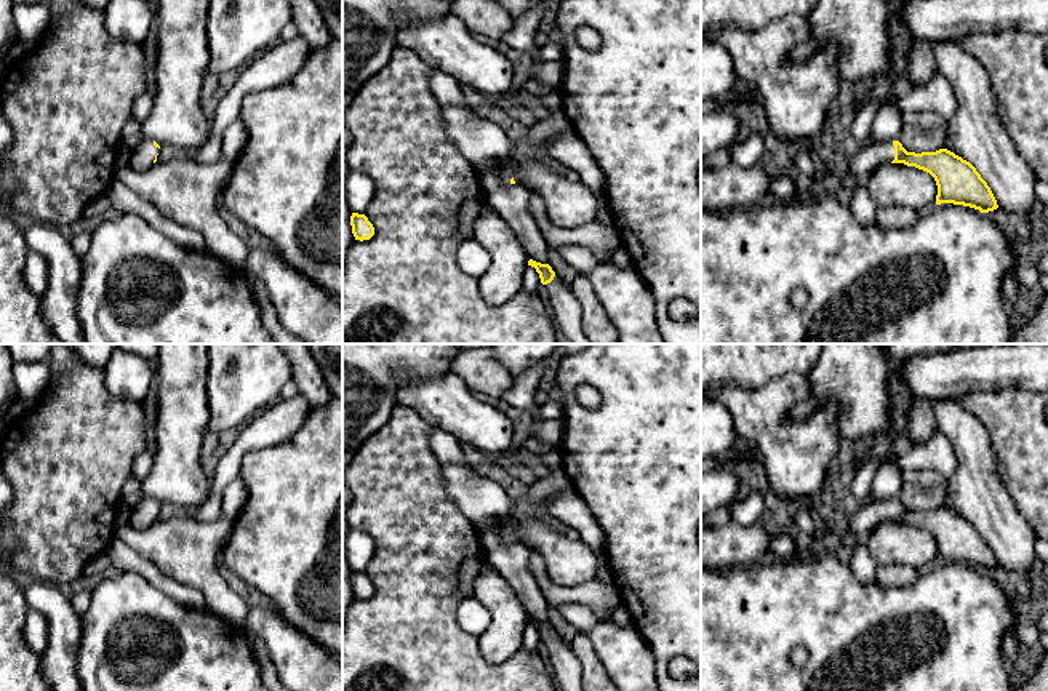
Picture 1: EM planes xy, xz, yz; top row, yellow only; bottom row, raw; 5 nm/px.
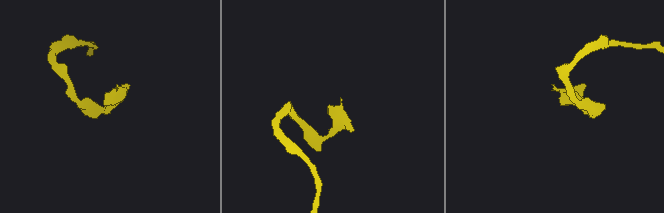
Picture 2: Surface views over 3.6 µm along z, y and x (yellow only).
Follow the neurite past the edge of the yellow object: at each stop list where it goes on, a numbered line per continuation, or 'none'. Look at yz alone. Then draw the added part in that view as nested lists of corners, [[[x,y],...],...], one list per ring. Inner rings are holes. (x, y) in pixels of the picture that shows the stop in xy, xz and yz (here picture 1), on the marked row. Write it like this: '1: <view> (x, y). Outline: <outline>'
1: yz (868, 159). Outline: [[[870,142],[859,147],[850,162],[850,174],[856,179],[858,186],[867,184],[869,178],[886,163],[894,160],[893,142]]]

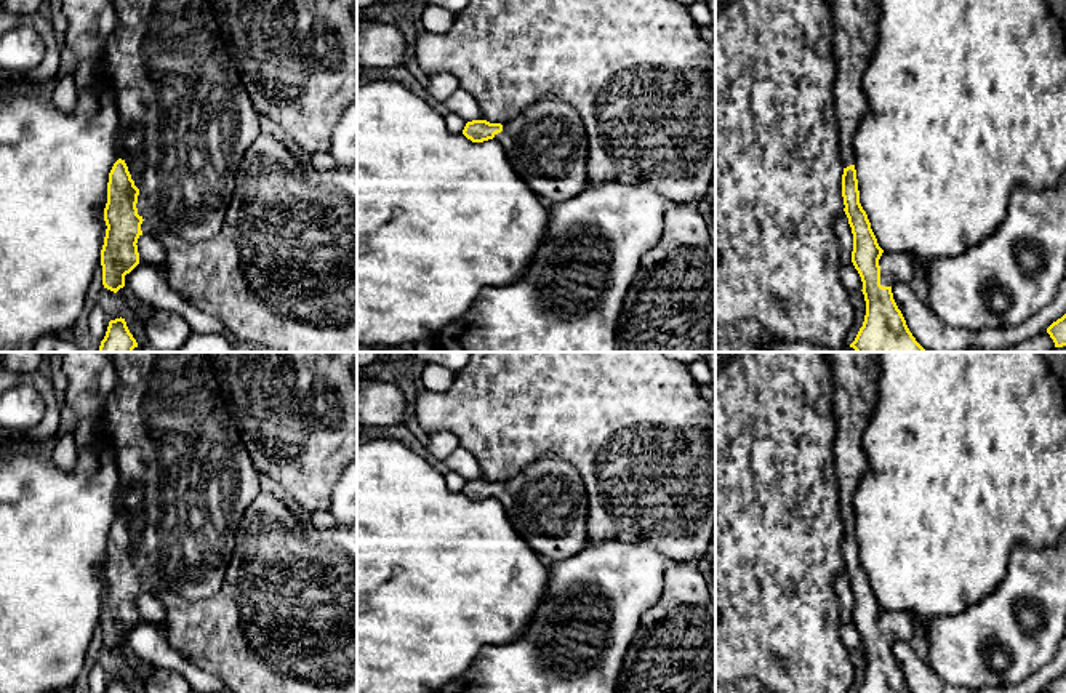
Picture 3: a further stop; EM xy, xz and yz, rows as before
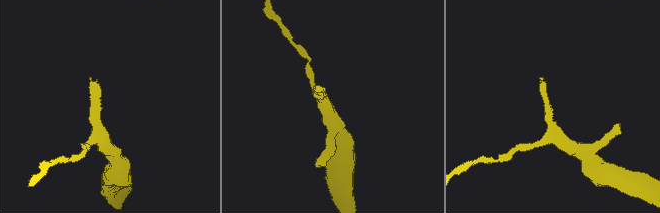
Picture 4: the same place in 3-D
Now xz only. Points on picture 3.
1: xz (546, 144). Outline: [[[559,98],[533,102],[515,118],[503,123],[503,131],[493,139],[503,146],[515,173],[547,205],[575,197],[589,186],[584,123],[579,114]]]

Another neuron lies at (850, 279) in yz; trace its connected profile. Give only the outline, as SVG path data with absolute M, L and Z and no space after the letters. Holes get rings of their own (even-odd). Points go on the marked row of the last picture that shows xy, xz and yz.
M853 262L840 264L839 277L848 293L861 291L863 282Z

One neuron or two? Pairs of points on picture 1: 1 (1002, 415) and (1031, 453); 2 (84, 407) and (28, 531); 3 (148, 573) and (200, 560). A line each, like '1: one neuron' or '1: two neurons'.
1: one neuron
2: one neuron
3: two neurons

